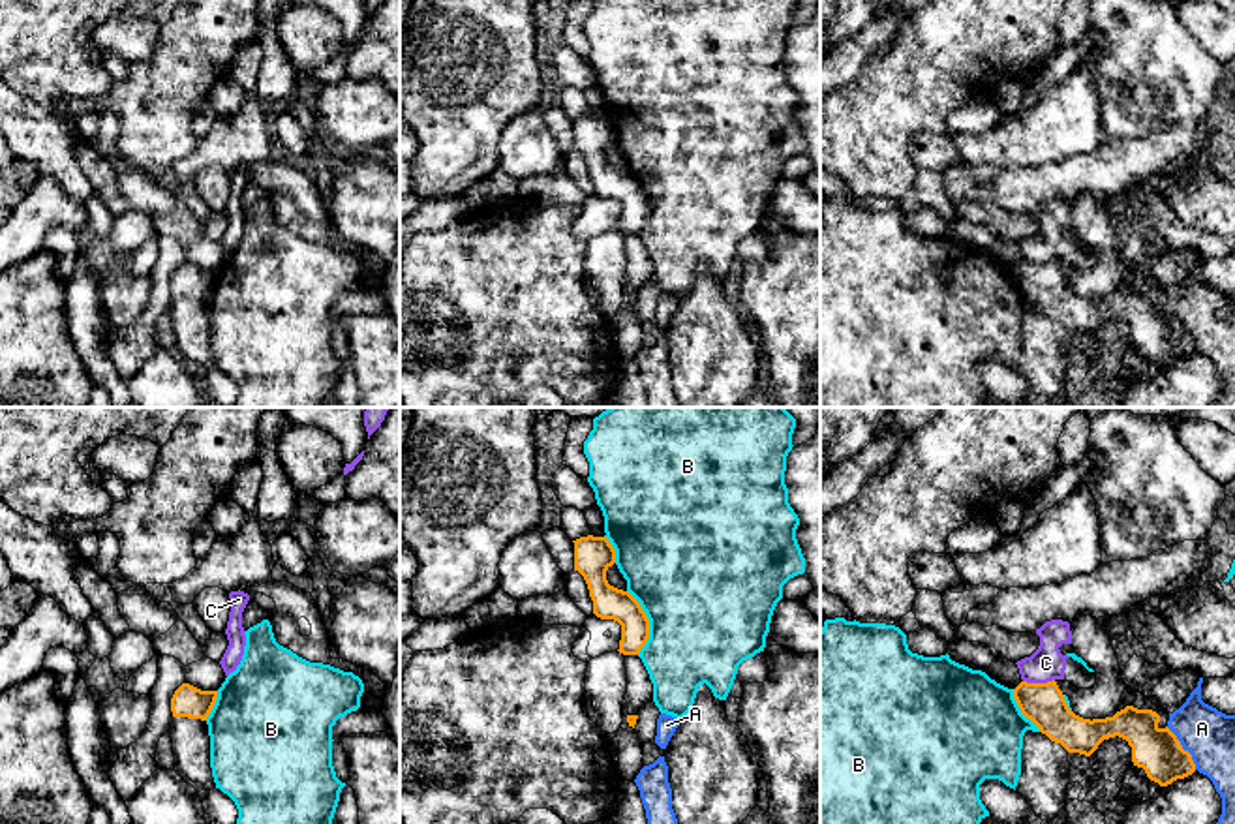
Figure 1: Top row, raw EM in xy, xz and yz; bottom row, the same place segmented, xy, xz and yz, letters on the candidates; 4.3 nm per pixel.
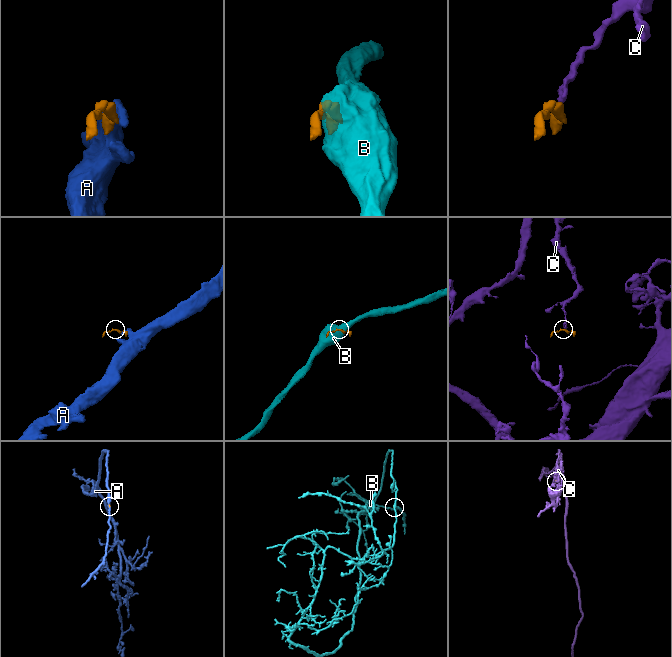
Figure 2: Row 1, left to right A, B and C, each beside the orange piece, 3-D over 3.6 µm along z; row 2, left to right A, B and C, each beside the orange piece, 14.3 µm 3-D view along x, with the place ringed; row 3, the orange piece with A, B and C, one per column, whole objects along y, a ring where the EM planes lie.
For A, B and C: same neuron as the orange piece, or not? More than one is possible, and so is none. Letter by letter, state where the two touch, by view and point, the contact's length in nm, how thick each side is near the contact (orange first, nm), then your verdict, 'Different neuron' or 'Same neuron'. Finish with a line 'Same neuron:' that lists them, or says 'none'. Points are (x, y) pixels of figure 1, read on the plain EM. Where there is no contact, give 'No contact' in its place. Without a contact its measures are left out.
A: Touches orange at yz (1181, 327). Shared border 220 nm. Thickness 200 nm (orange) against 220 nm. Different neuron
B: Touches orange at xz (648, 201). Shared border 280 nm. Thickness 140 nm (orange) against 500 nm. Different neuron
C: Touches orange at yz (1038, 263). Shared border 140 nm. Thickness 180 nm (orange) against 150 nm. Different neuron
Same neuron: none

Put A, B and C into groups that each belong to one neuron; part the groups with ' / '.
A / B / C

